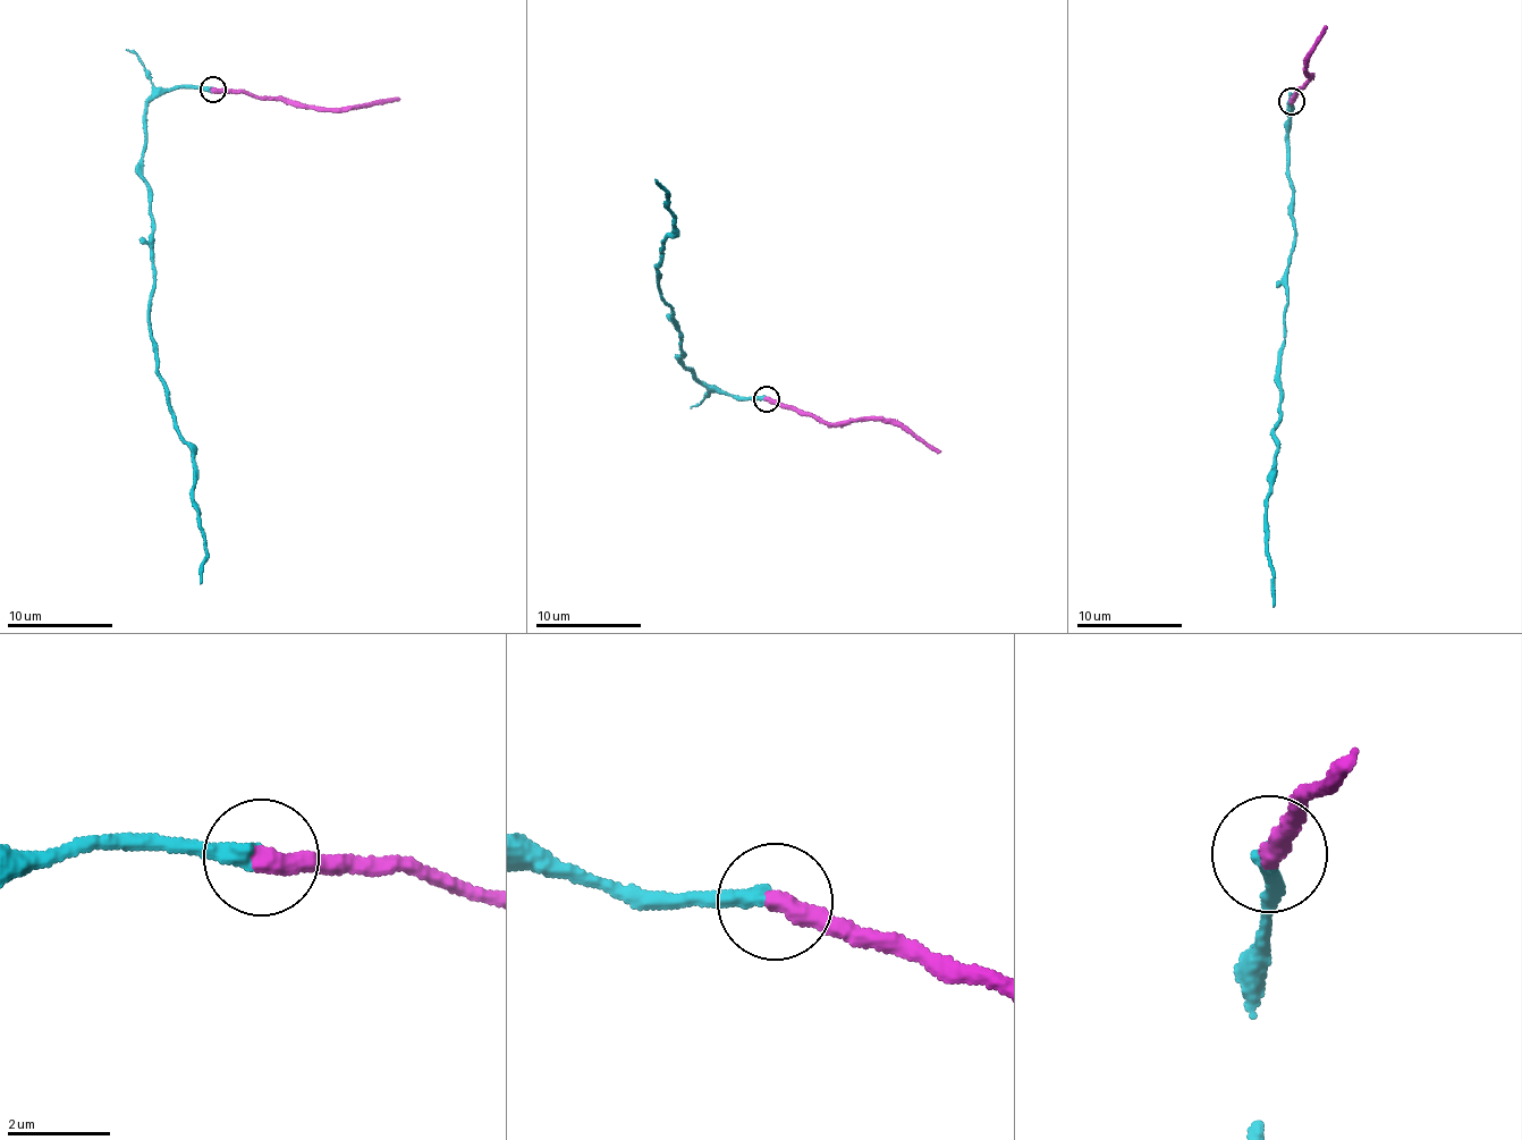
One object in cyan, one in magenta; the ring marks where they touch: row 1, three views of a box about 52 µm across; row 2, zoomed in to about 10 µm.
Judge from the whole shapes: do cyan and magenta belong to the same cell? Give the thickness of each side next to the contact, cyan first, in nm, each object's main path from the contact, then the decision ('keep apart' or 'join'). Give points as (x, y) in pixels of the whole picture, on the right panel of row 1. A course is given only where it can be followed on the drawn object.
calibres 320 and 420 nm; course cyan (1291, 102), (1287, 178), (1293, 192), (1295, 221), (1267, 537), (1274, 607); course magenta (1290, 101), (1295, 90), (1311, 79), (1303, 60), (1324, 25); join

